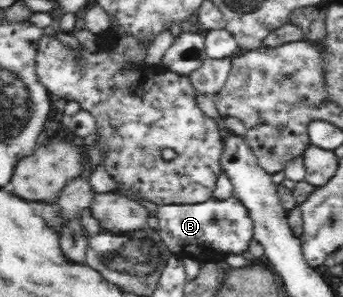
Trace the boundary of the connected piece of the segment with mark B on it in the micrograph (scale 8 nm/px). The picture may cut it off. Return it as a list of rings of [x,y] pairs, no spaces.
[[[235,196],[227,200],[211,197],[198,205],[163,205],[155,212],[159,218],[158,233],[172,254],[194,258],[211,252],[225,255],[243,254],[254,241],[252,218],[243,203]]]

